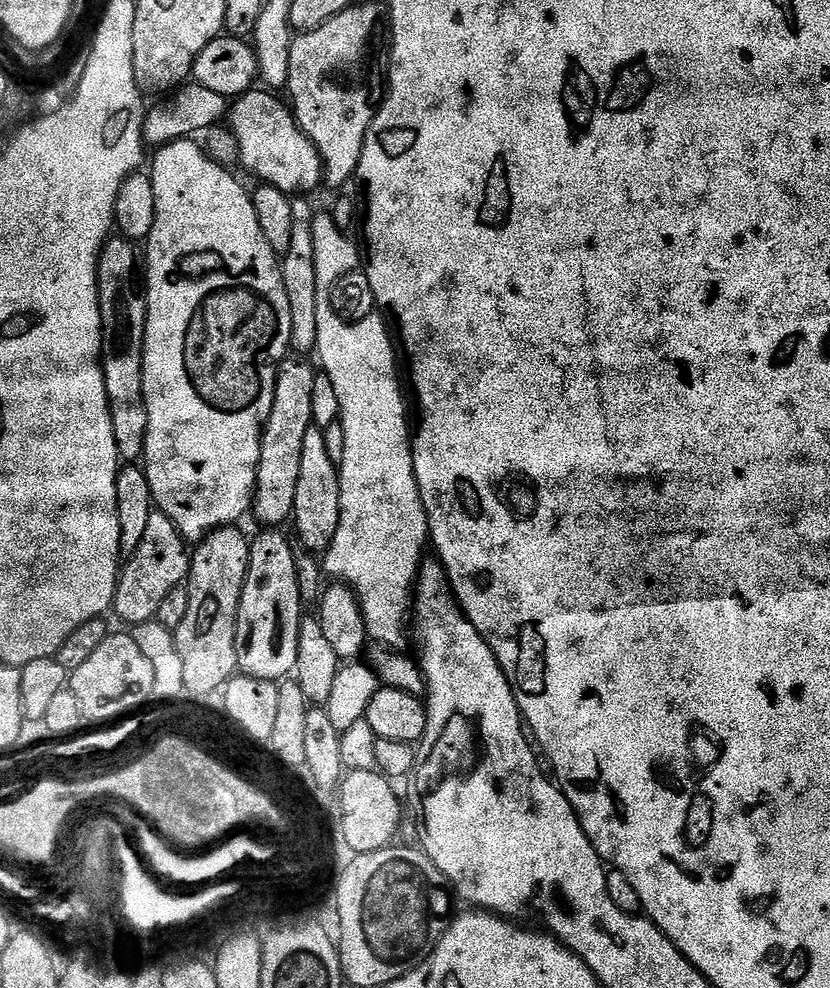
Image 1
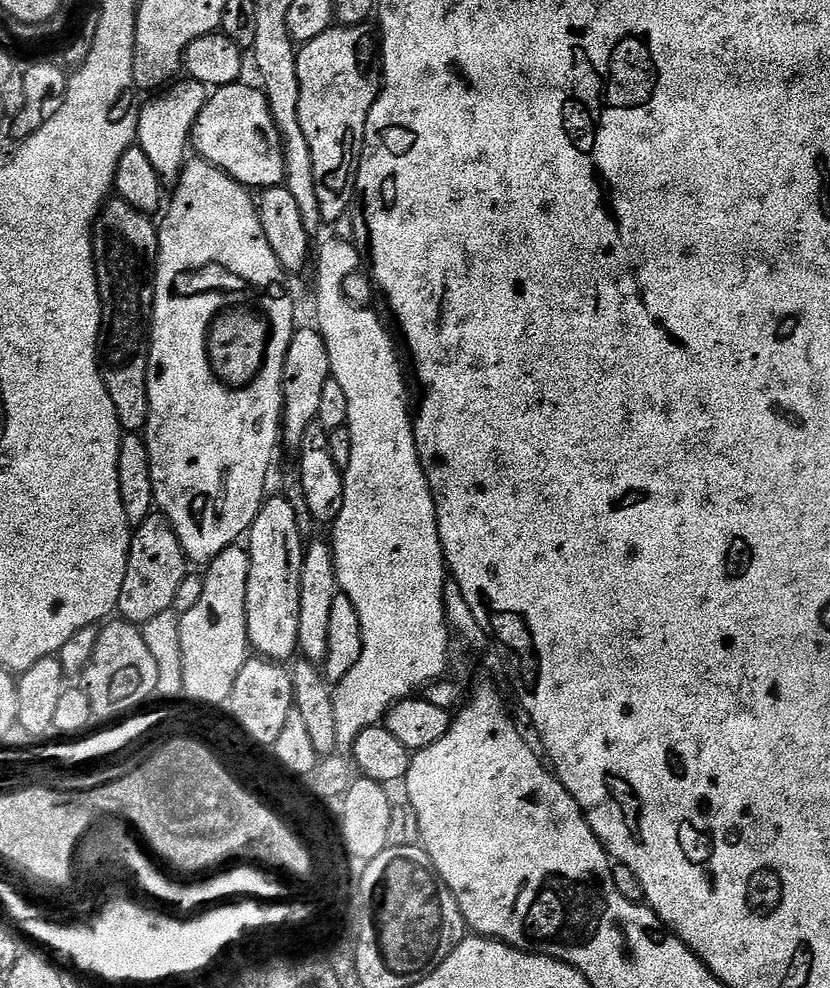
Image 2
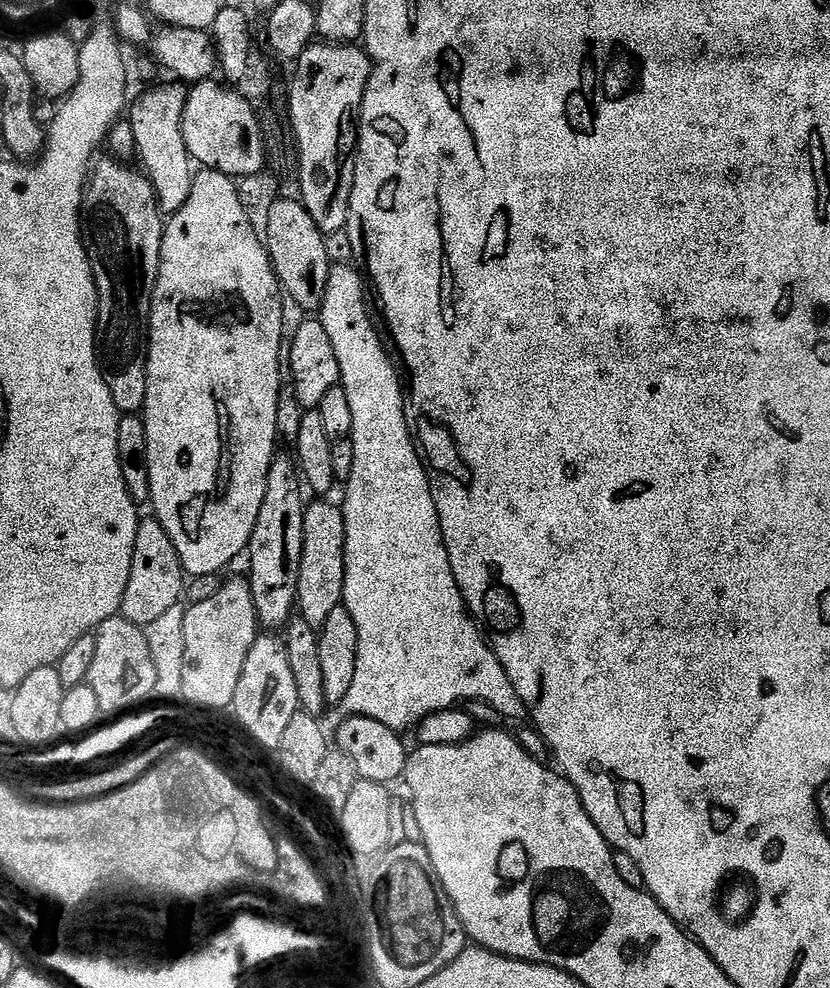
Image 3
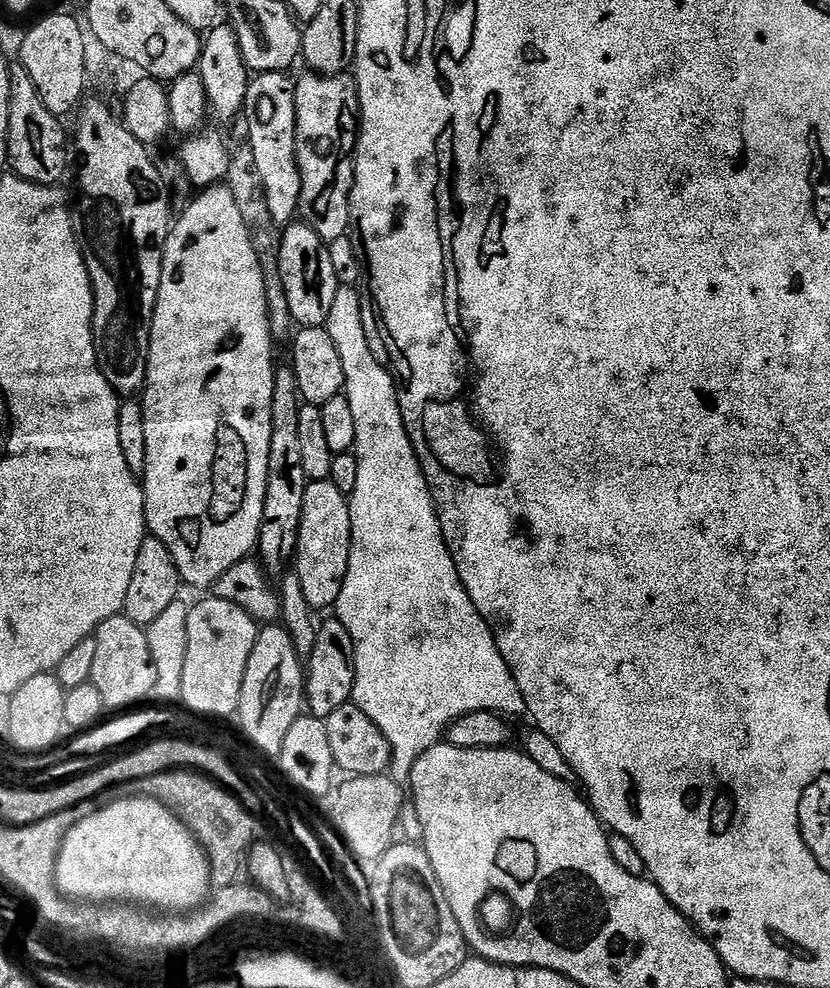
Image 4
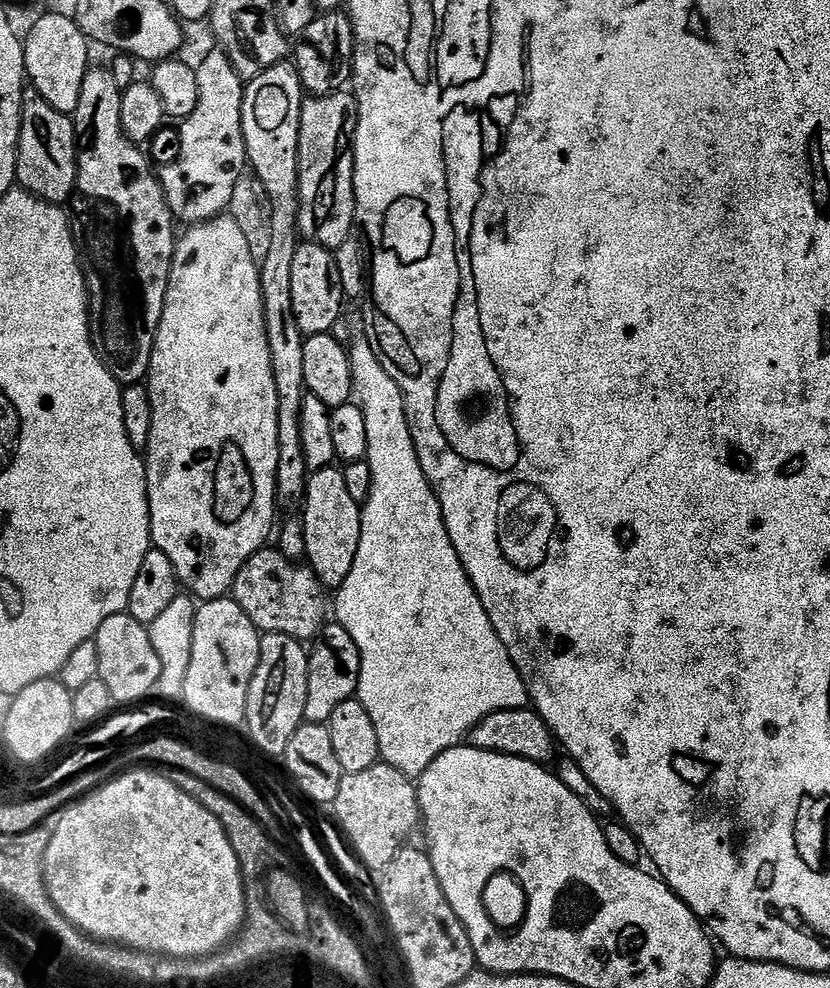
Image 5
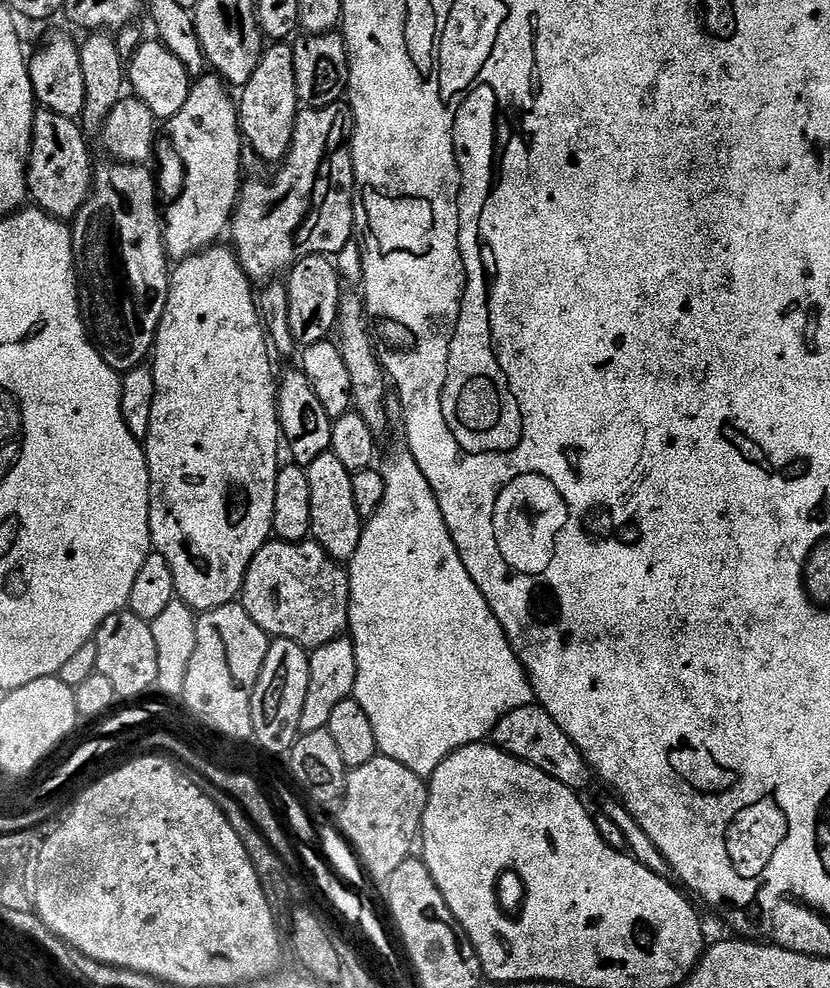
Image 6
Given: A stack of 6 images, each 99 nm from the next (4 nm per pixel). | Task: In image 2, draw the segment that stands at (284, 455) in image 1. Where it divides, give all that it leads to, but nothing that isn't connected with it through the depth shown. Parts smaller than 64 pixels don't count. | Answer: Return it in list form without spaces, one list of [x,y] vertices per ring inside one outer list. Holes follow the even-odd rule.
[[[297,327],[286,350],[284,363],[284,414],[282,417],[282,440],[292,450],[299,449],[306,430],[317,423],[318,405],[322,403],[322,389],[332,375],[330,354],[326,350],[324,336],[315,327]]]

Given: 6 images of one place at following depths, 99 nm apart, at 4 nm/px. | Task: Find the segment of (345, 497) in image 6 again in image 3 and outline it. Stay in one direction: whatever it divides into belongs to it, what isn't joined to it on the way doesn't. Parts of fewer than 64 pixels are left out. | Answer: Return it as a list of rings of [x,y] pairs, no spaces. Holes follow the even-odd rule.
[[[320,498],[304,509],[302,566],[296,591],[298,616],[317,630],[344,599],[344,509],[339,503],[328,502]]]

